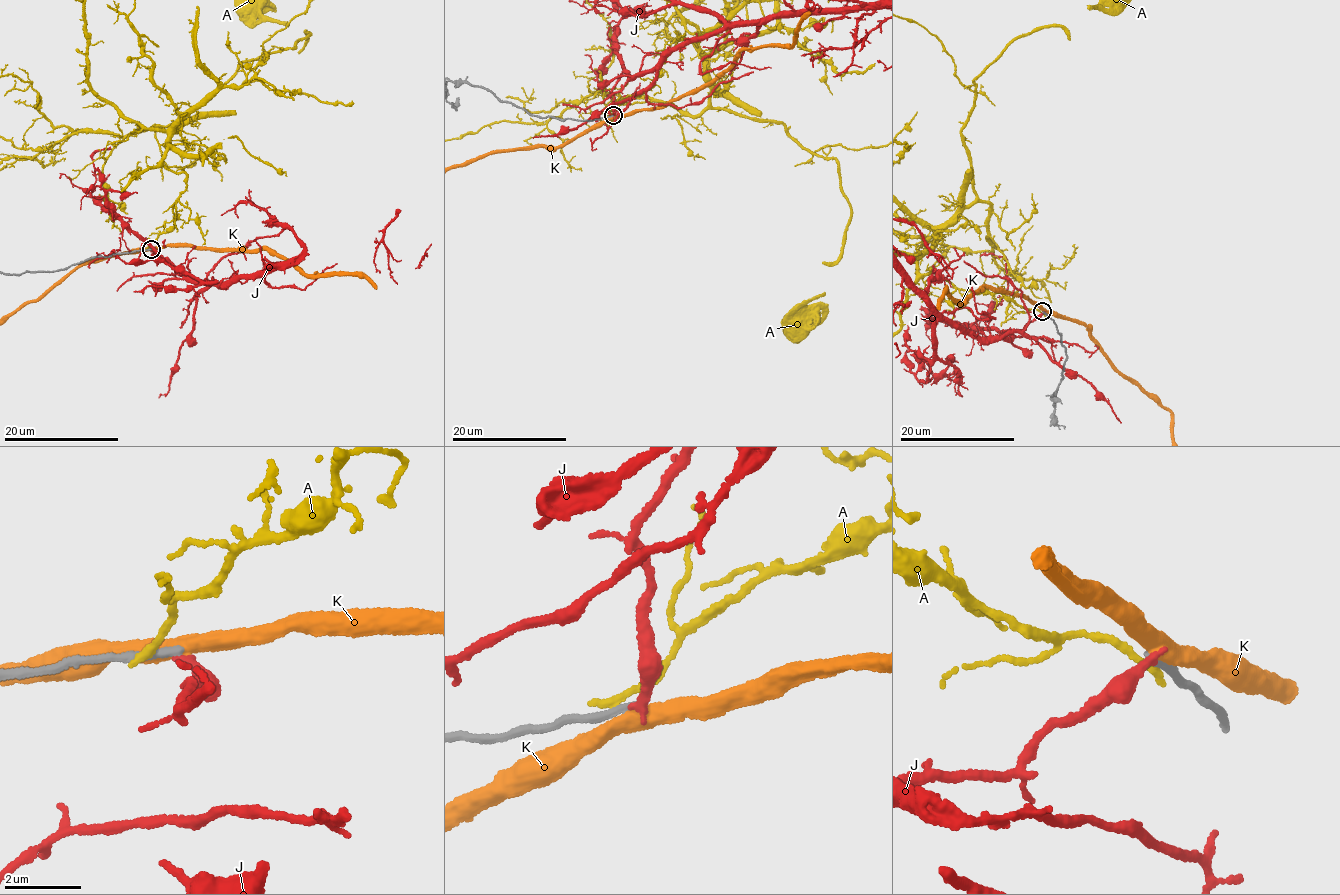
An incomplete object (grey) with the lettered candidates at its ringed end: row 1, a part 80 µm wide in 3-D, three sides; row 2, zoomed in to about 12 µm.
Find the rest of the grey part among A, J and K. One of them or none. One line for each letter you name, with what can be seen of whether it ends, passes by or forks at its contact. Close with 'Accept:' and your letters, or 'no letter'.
Accept: no letter

